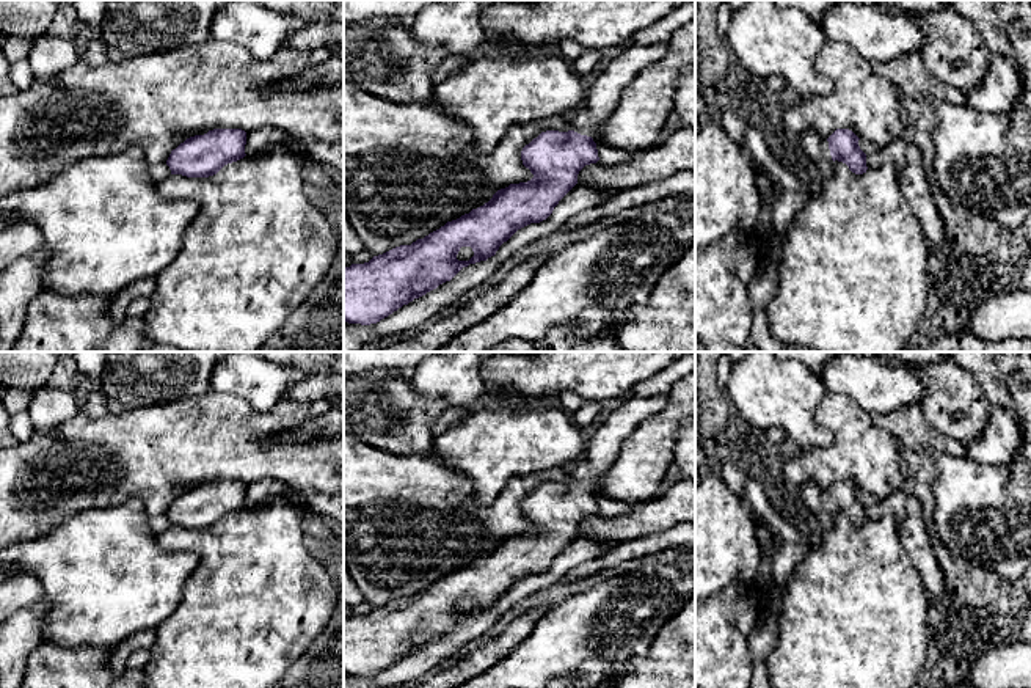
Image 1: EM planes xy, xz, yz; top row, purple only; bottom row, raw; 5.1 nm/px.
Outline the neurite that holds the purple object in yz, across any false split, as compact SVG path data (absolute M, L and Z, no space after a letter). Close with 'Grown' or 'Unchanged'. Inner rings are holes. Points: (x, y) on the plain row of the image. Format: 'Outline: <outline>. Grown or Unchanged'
Outline: M814 481L803 482L792 495L802 509L811 512L824 528L832 525L835 512L843 514L855 526L866 525L866 506L858 498L858 489L849 481L836 481L829 490Z. Grown

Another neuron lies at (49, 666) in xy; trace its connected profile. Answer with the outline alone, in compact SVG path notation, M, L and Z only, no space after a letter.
M42 642L28 657L20 688L108 688L116 679L110 649L67 649Z

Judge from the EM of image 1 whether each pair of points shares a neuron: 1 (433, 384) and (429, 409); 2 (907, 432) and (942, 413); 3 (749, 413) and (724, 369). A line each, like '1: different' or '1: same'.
1: different
2: different
3: different

